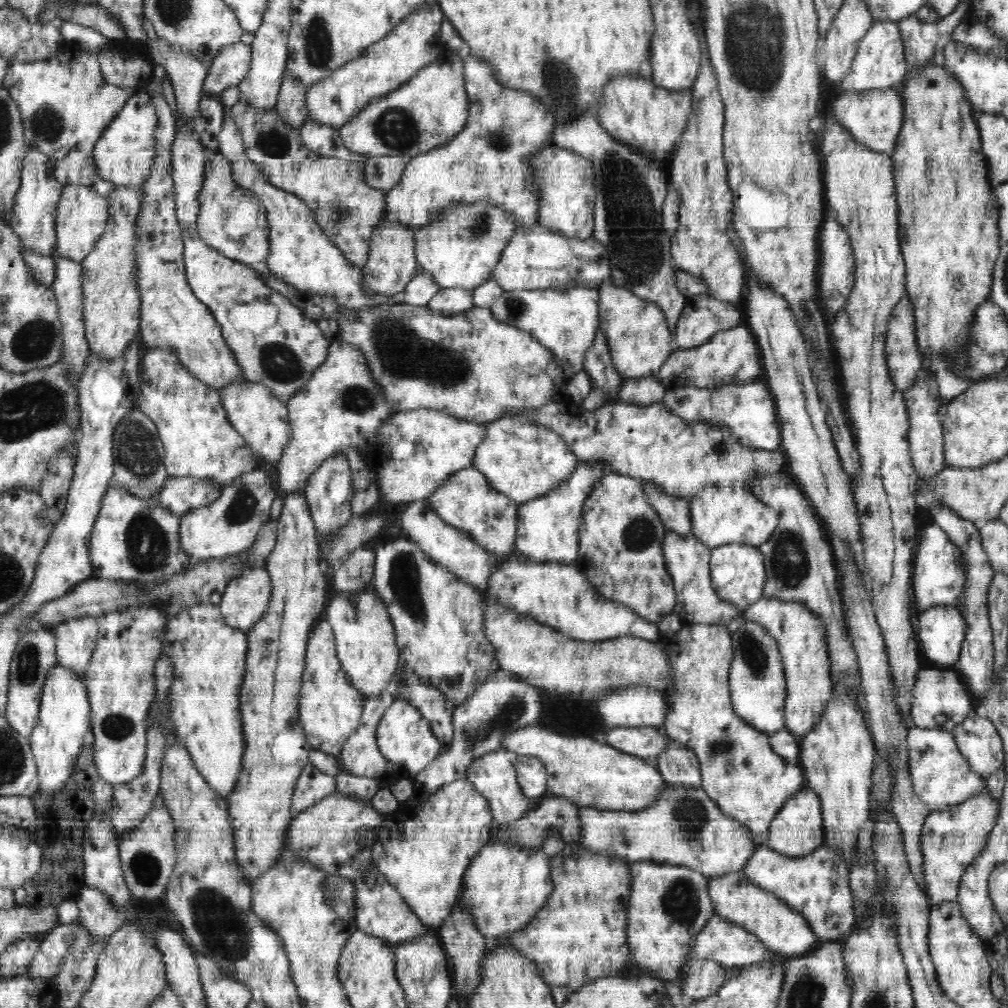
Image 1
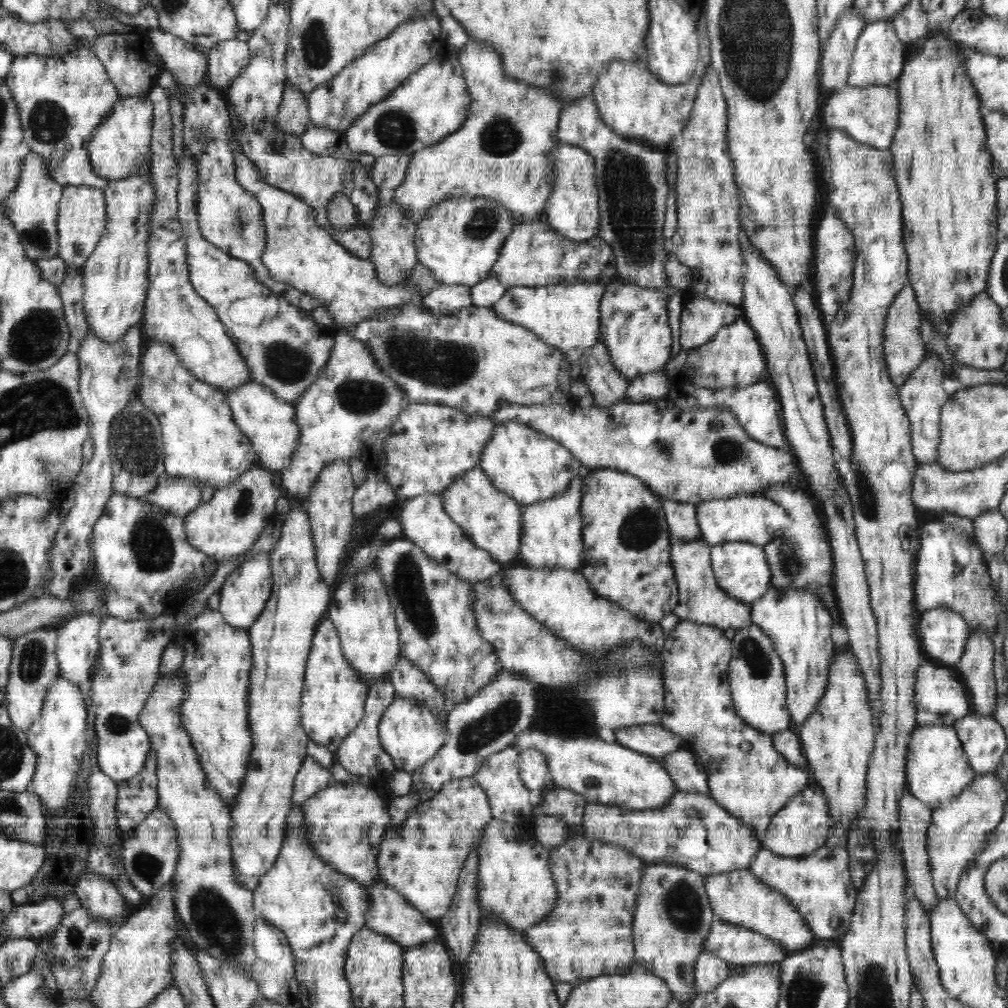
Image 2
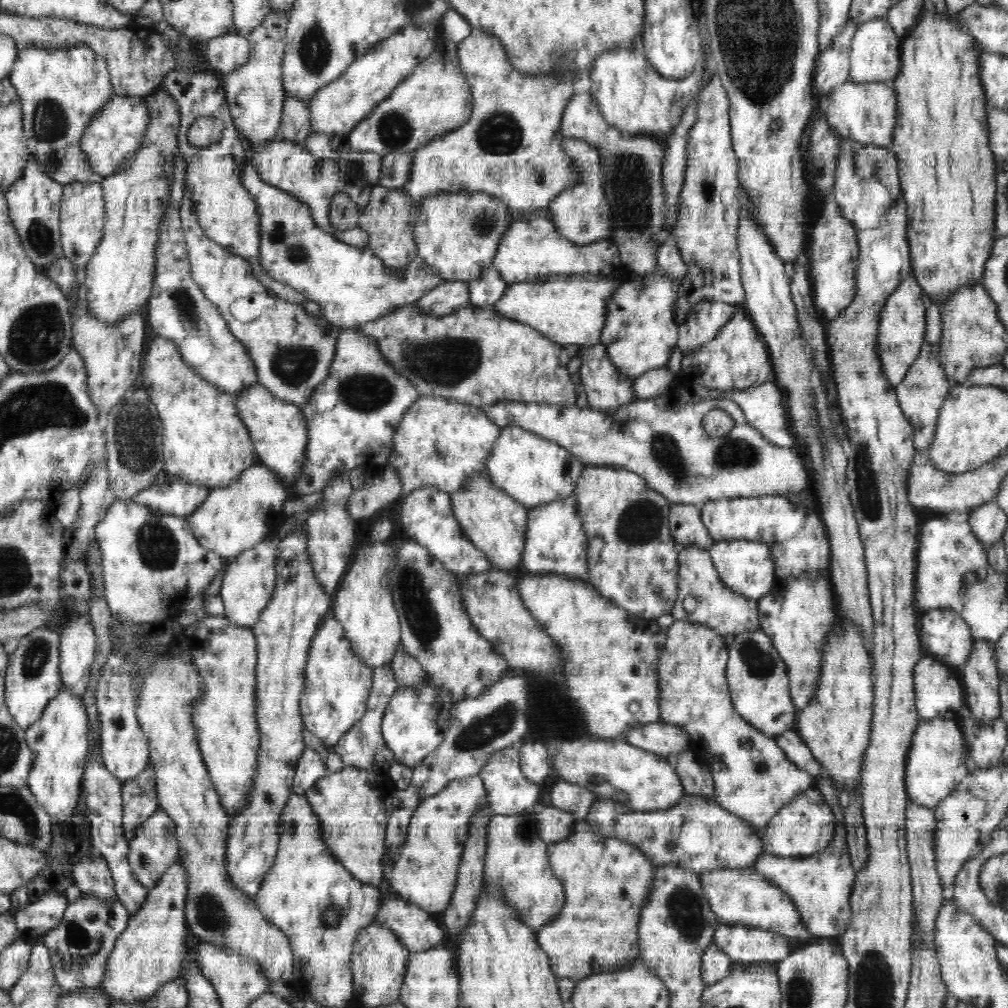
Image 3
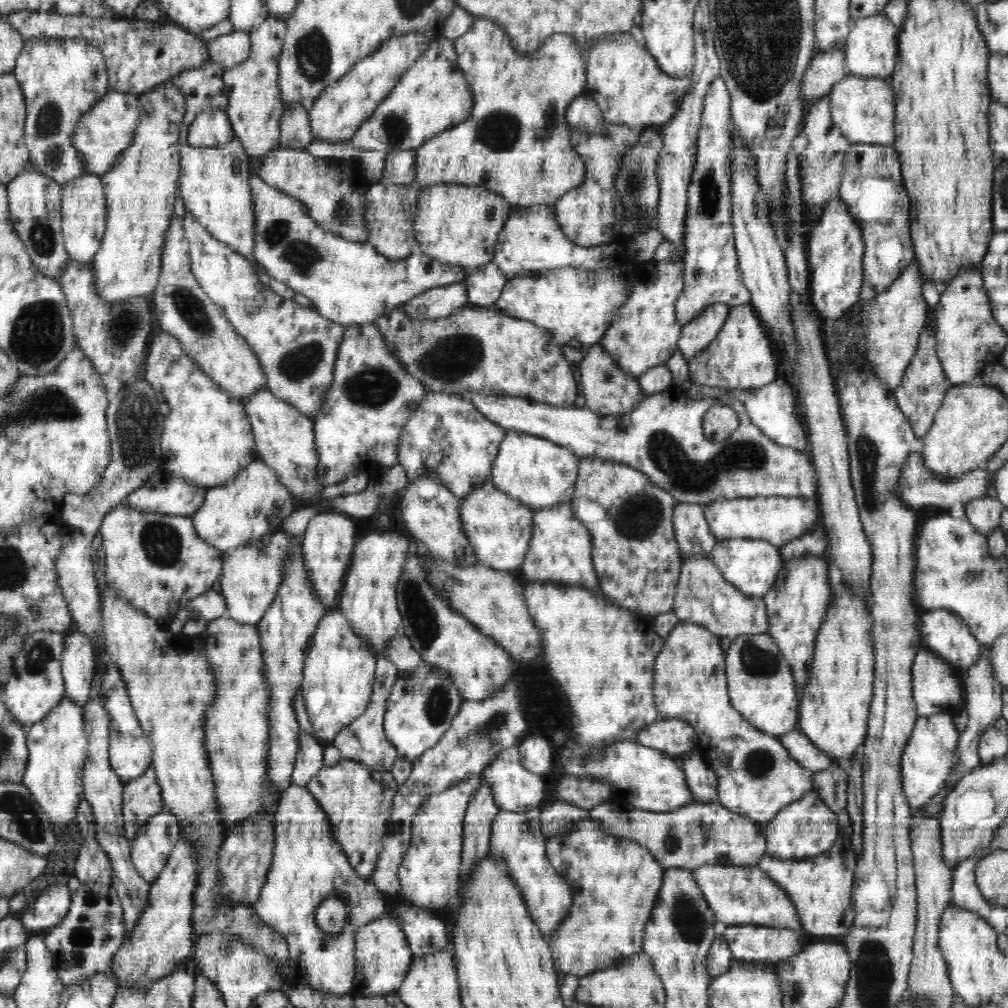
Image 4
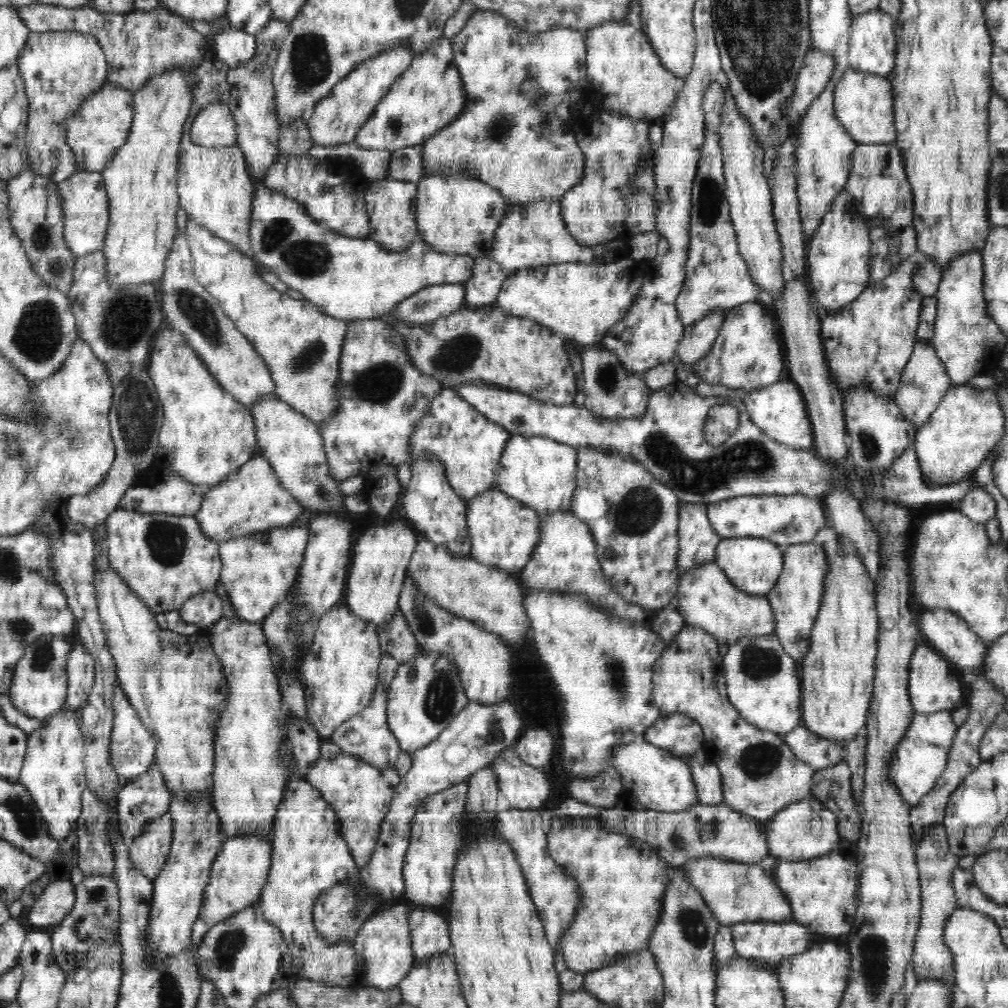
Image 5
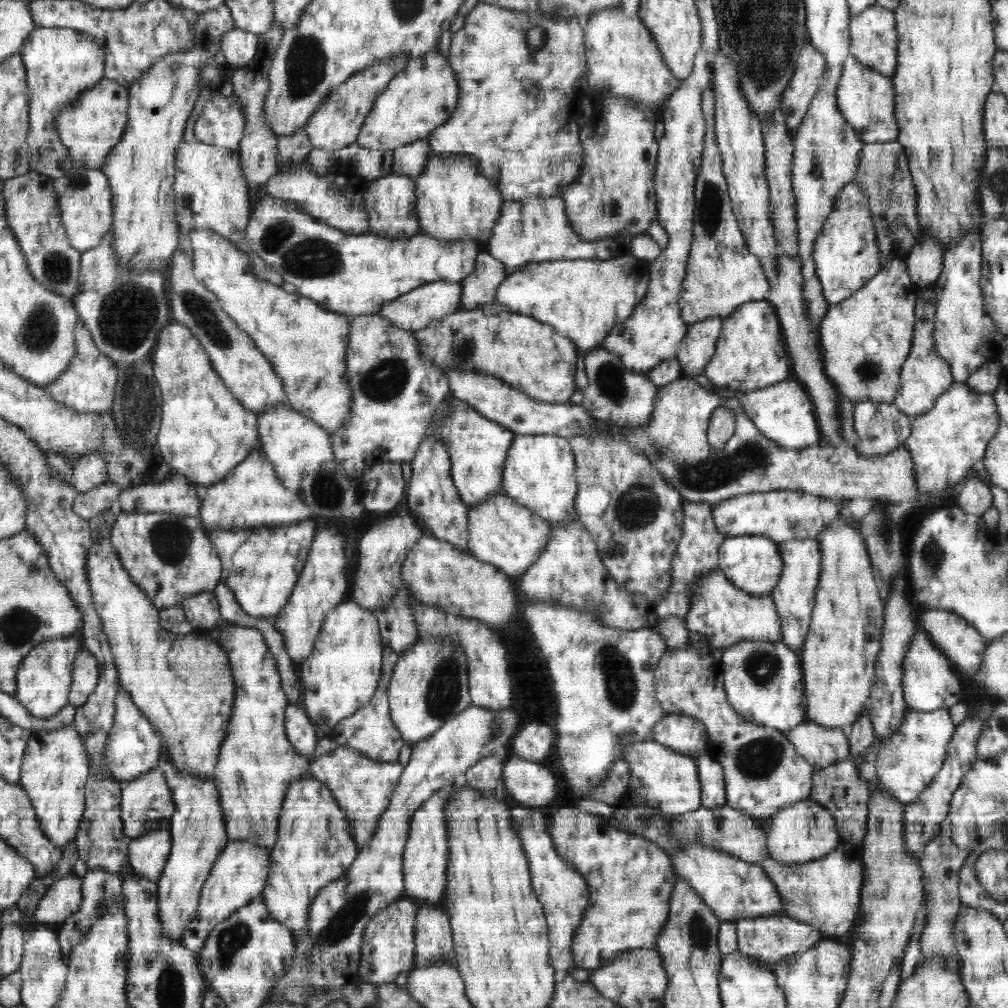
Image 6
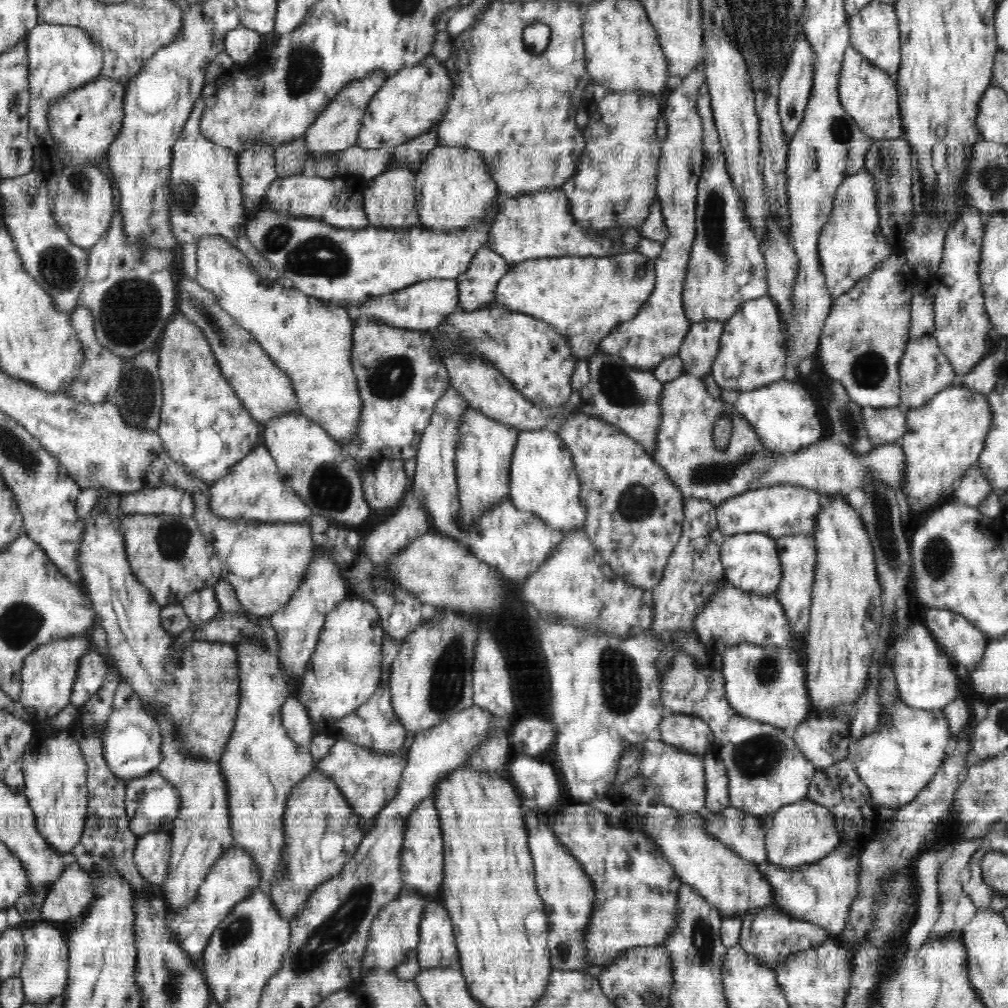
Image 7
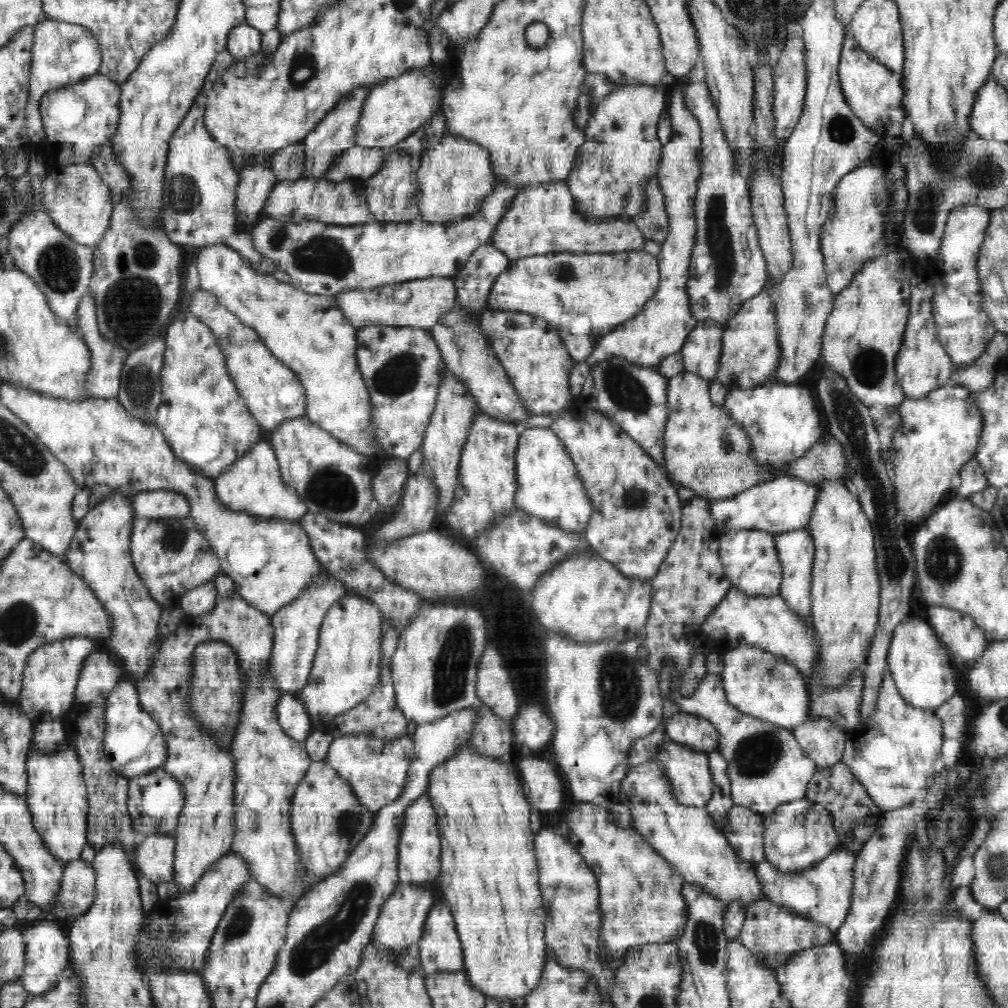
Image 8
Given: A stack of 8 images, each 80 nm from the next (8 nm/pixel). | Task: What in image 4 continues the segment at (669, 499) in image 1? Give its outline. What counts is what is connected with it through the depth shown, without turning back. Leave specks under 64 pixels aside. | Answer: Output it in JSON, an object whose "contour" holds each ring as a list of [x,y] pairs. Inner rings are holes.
{"contour":[[[678,502],[673,510],[672,522],[675,539],[683,558],[710,554],[719,541],[710,530],[704,516],[704,505]]]}

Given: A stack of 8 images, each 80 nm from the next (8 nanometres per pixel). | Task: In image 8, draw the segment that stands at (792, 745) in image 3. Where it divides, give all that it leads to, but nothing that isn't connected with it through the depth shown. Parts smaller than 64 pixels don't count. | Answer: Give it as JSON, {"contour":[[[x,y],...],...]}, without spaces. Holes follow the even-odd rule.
{"contour":[[[811,718],[793,729],[800,748],[820,769],[834,766],[842,760],[848,732],[822,718]]]}

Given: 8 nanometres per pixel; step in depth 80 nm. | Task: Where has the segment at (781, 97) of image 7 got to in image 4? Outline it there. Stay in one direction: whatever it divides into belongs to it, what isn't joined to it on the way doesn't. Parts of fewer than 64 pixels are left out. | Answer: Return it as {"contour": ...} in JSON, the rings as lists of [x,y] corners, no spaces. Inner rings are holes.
{"contour":[[[844,49],[818,50],[800,84],[800,95],[806,106],[820,99],[834,88],[847,74]]]}

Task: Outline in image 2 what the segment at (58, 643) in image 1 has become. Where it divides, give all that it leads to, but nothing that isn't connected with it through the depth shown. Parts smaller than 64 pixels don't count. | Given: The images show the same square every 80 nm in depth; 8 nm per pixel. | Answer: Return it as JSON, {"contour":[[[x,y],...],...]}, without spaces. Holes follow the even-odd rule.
{"contour":[[[93,613],[72,617],[58,628],[56,655],[60,674],[84,688],[91,680],[91,668],[98,654],[100,619]]]}

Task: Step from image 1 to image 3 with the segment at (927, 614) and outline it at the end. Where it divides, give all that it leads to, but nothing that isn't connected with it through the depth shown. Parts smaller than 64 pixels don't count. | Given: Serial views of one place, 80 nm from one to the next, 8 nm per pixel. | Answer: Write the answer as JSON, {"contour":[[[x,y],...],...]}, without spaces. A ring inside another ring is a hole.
{"contour":[[[932,609],[920,618],[924,653],[947,665],[962,667],[973,651],[974,638],[966,621],[950,609]]]}

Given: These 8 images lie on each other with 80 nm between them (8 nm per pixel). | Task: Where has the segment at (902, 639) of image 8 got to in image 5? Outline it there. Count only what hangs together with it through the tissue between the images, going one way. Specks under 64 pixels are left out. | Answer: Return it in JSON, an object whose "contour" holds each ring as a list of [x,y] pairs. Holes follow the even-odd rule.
{"contour":[[[925,641],[918,644],[909,665],[909,698],[916,714],[932,714],[938,711],[954,711],[962,707],[962,686],[958,682],[956,671],[949,661],[940,657]]]}

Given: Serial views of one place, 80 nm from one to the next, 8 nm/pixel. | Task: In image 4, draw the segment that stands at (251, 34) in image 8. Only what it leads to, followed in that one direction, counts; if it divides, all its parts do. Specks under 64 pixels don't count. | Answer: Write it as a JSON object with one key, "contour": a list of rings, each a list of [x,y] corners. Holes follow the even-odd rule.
{"contour":[[[233,30],[229,34],[210,39],[205,46],[208,60],[221,64],[226,70],[242,64],[249,57],[251,40],[249,33]]]}

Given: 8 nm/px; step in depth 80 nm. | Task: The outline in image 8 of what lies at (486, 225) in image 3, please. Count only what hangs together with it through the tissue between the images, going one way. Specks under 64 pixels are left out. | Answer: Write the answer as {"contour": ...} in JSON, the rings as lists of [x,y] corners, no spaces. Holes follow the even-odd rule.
{"contour":[[[447,133],[440,142],[424,152],[416,173],[419,217],[432,224],[458,223],[478,213],[481,210],[480,204],[494,191],[496,181],[489,152],[485,148],[471,140],[456,138]]]}

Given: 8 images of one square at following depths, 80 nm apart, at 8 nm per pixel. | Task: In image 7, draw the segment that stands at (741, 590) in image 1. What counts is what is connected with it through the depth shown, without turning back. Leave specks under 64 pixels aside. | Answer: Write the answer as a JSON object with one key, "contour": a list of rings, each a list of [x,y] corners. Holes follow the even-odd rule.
{"contour":[[[742,532],[725,536],[721,548],[725,578],[736,588],[755,595],[772,595],[781,583],[783,573],[776,539],[762,532]]]}

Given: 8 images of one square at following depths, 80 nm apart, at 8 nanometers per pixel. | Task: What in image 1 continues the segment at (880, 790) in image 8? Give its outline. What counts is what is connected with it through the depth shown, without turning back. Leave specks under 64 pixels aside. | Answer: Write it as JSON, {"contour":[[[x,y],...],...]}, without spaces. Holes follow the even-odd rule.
{"contour":[[[911,726],[907,743],[909,746],[908,769],[914,791],[931,811],[946,810],[961,804],[981,792],[985,777],[972,770],[969,762],[957,747],[953,733],[936,728]]]}

